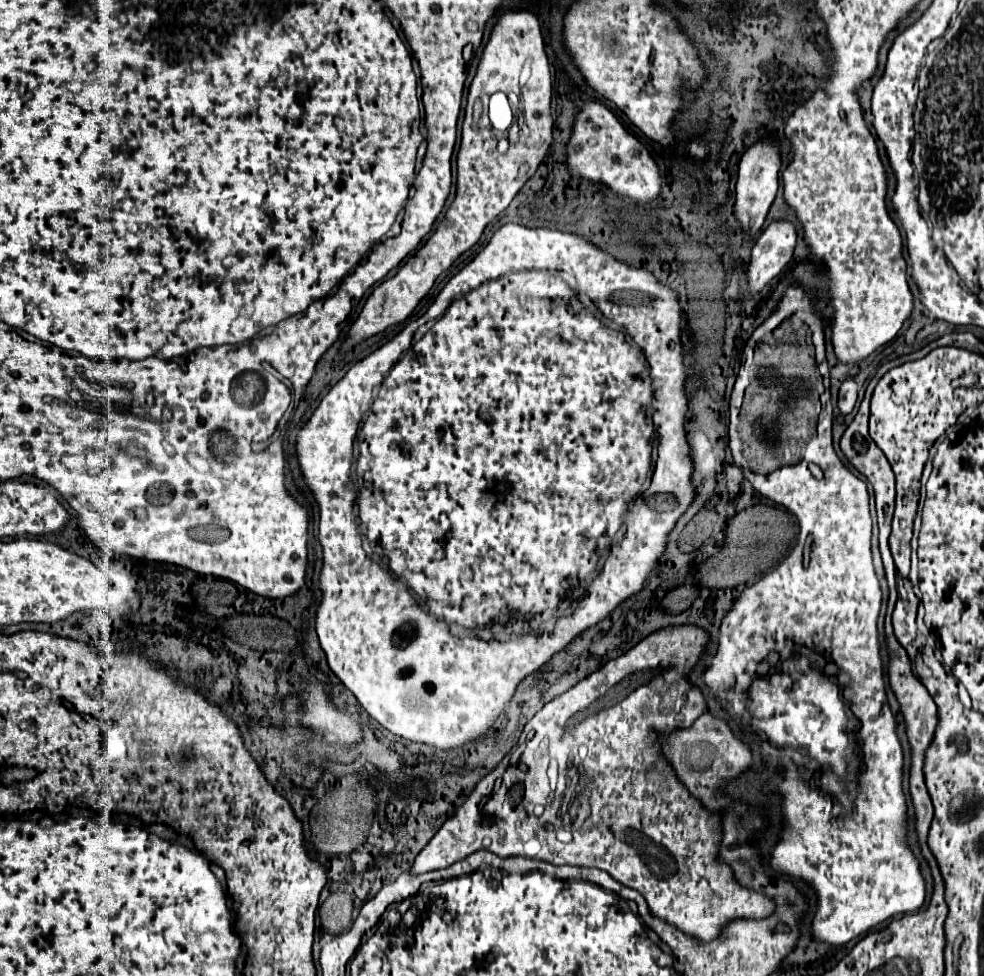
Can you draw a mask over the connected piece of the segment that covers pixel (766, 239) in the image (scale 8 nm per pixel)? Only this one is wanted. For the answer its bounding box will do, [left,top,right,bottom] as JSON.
[748,222,796,294]

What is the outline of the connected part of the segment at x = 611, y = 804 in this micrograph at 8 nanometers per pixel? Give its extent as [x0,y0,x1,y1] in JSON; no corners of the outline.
[410,626,774,942]

